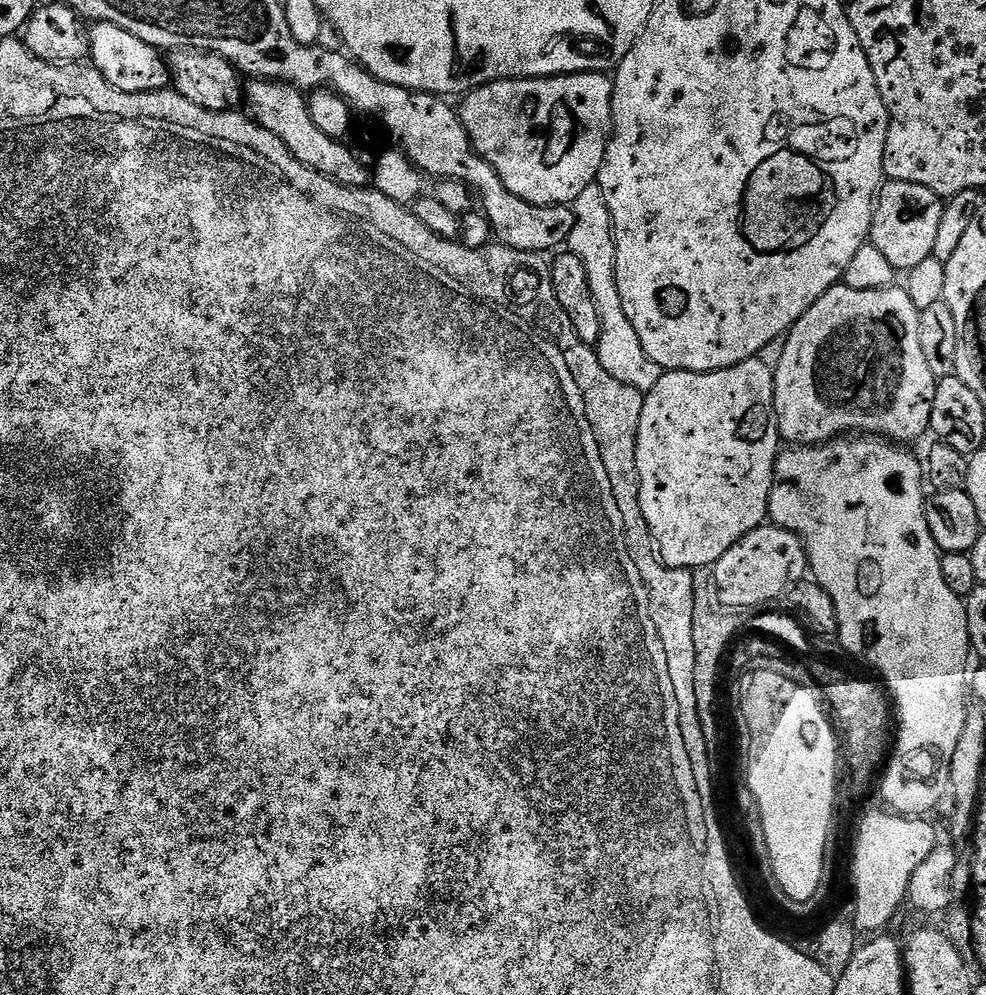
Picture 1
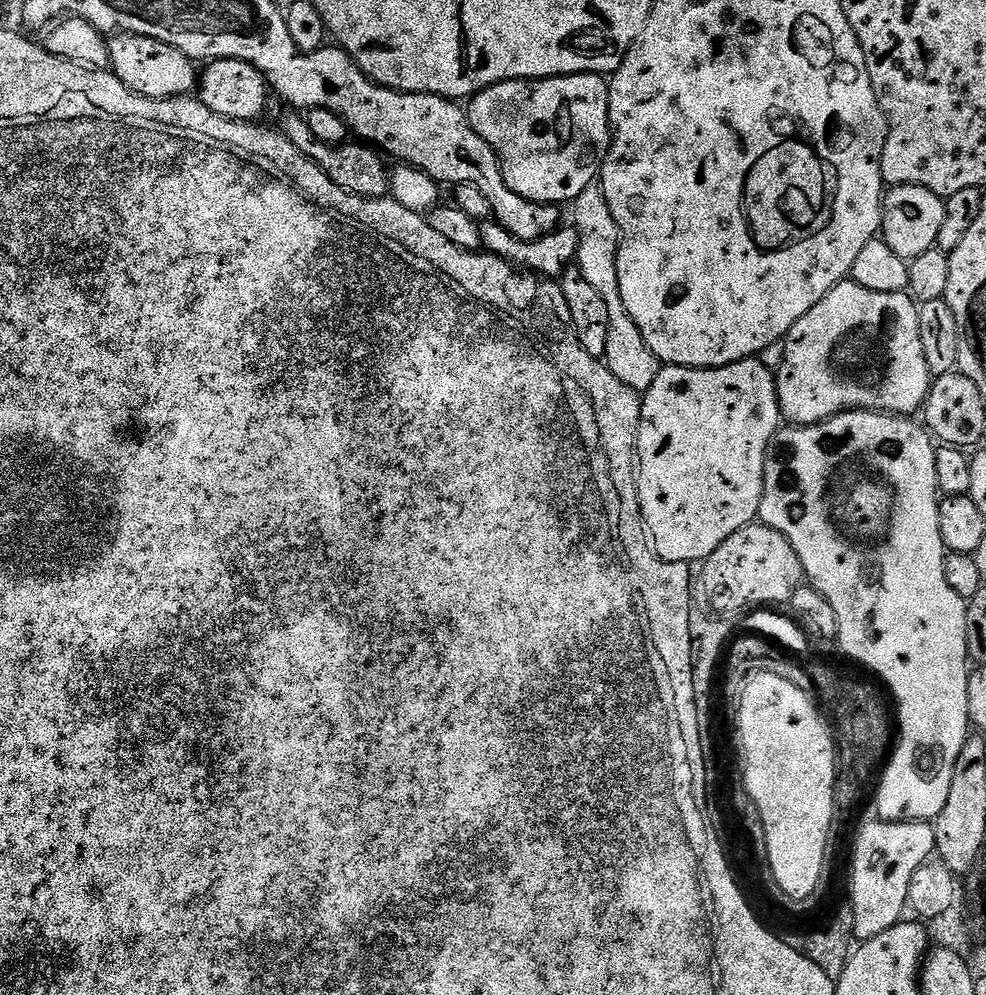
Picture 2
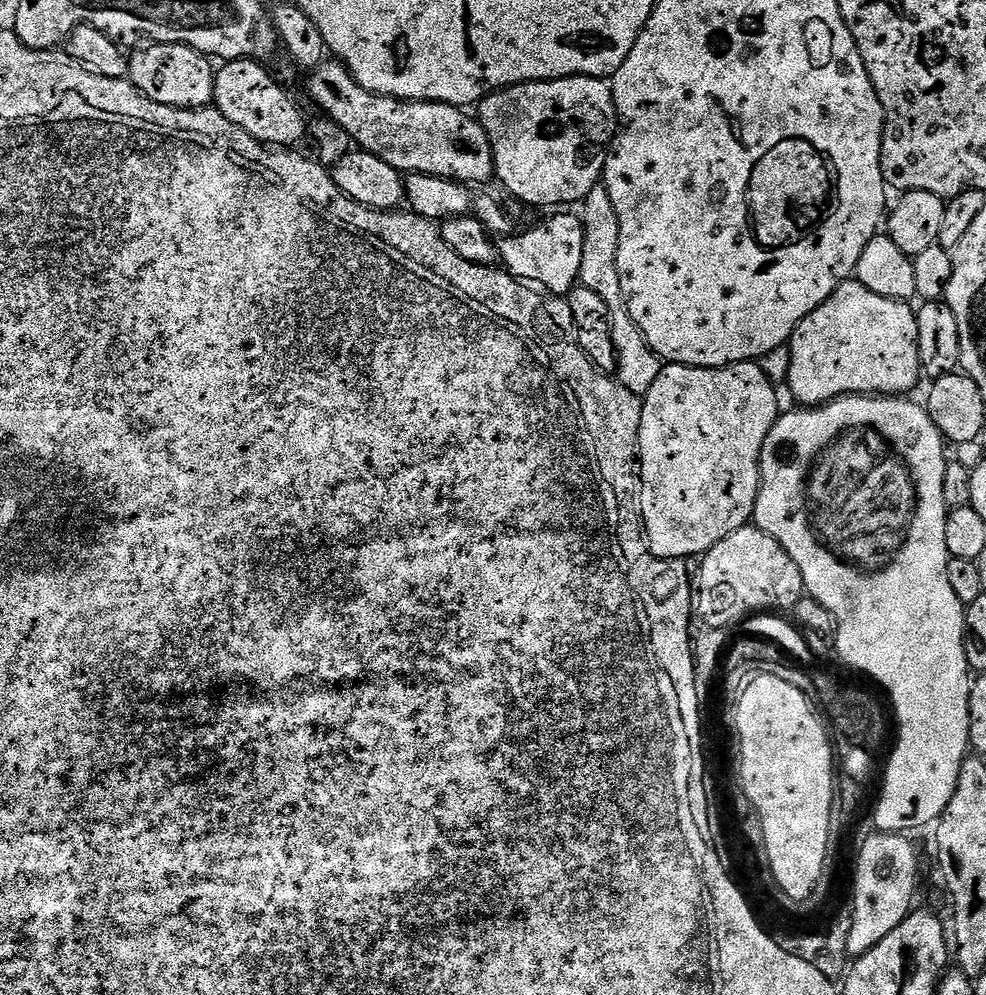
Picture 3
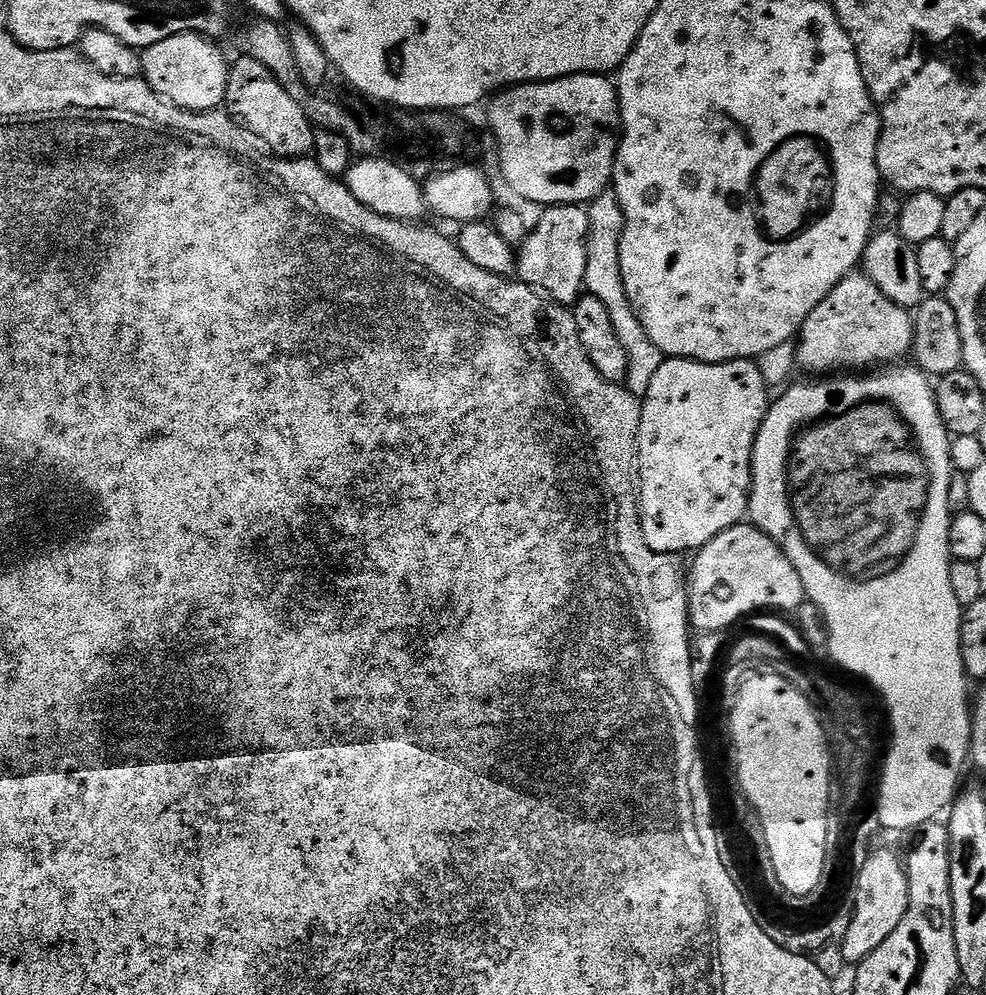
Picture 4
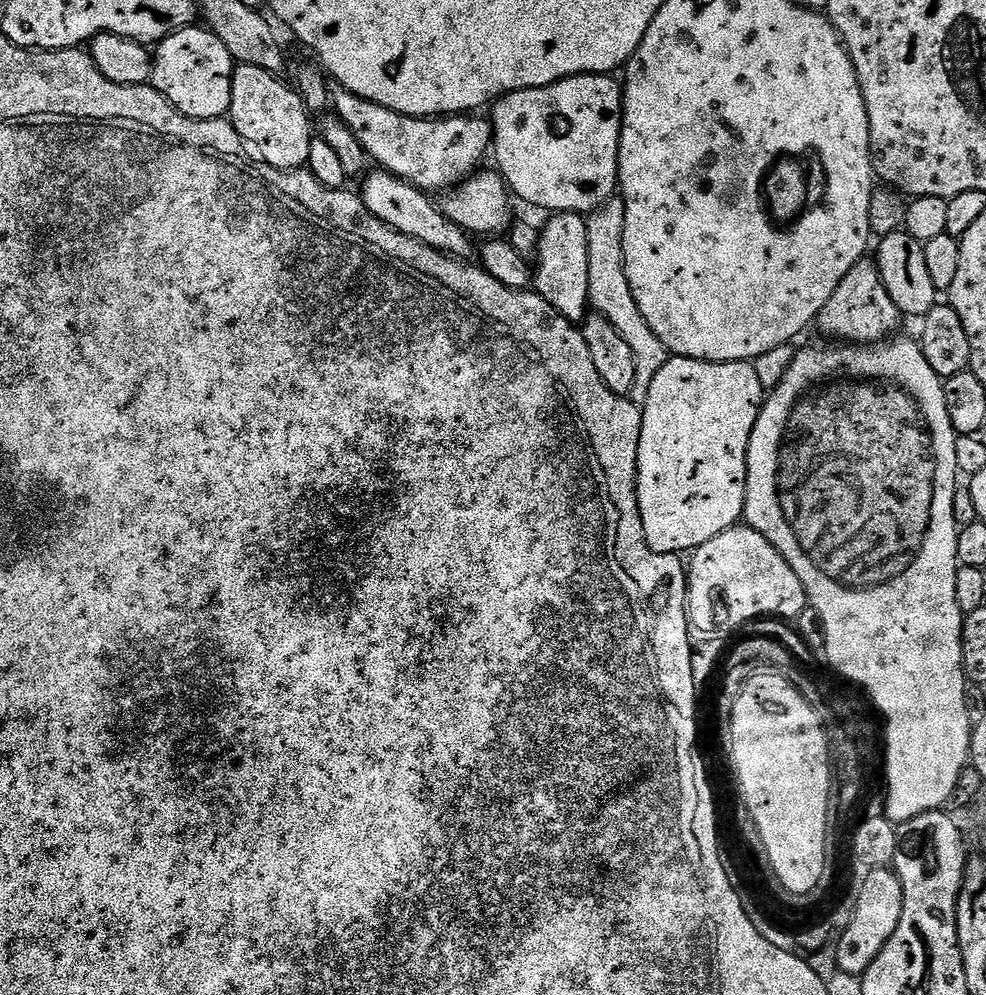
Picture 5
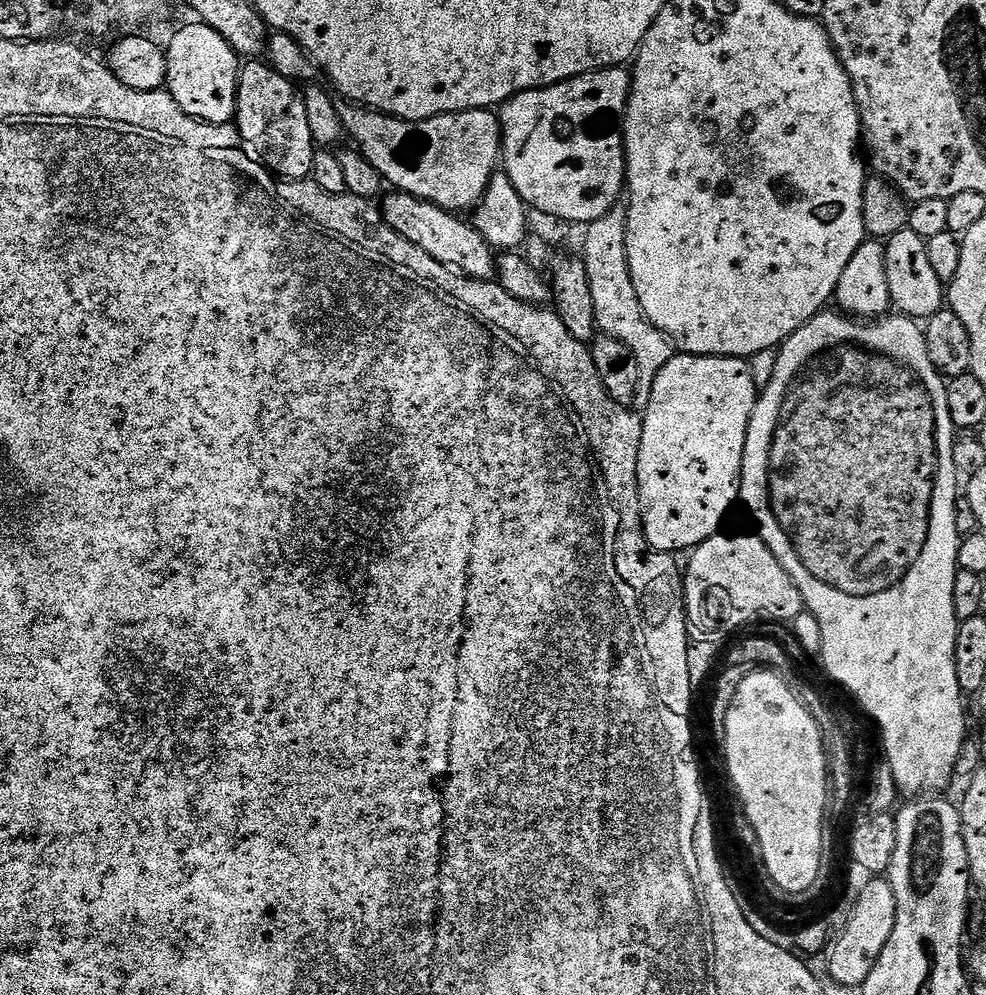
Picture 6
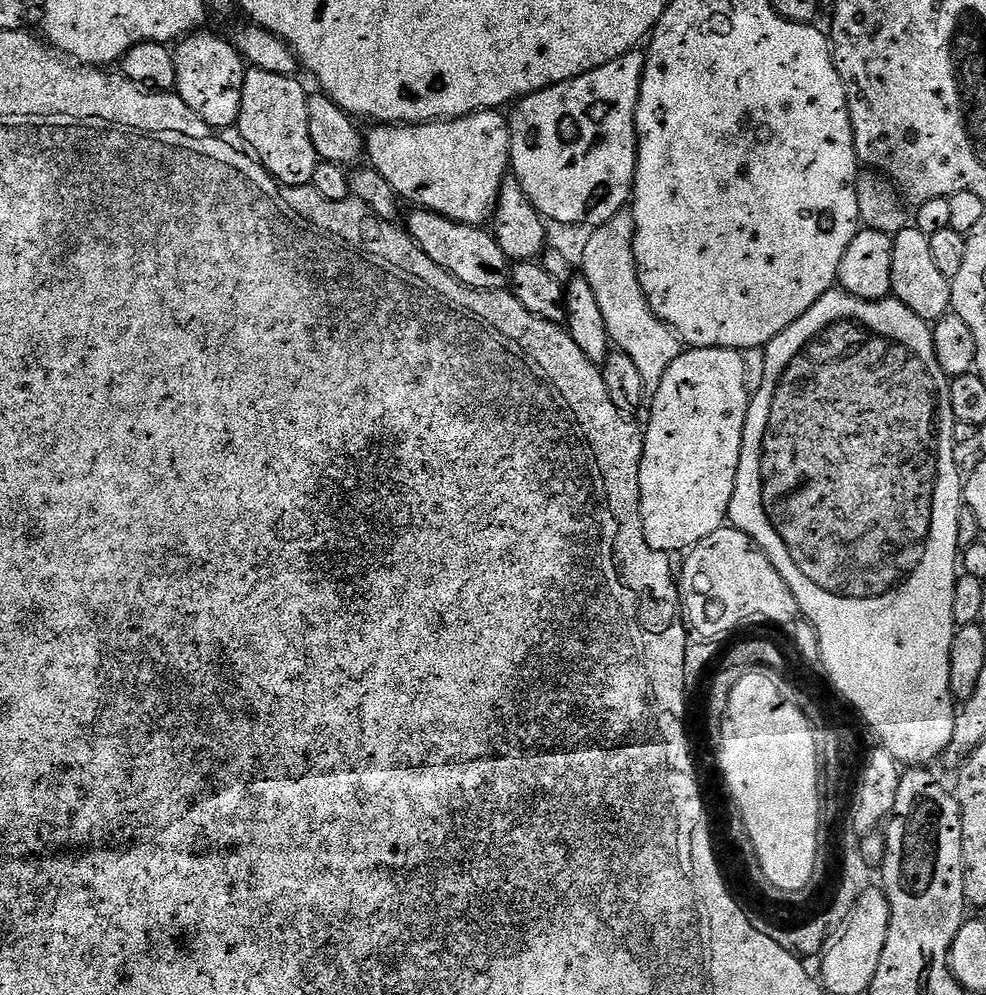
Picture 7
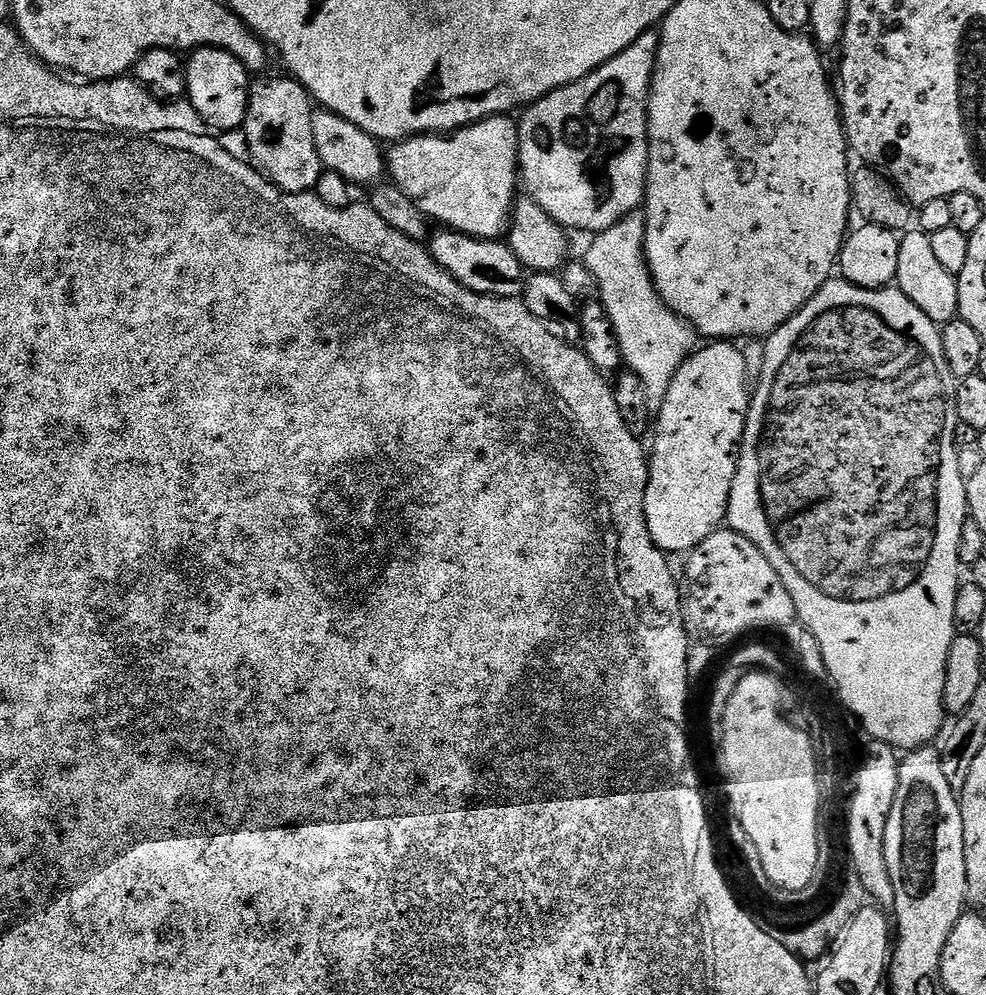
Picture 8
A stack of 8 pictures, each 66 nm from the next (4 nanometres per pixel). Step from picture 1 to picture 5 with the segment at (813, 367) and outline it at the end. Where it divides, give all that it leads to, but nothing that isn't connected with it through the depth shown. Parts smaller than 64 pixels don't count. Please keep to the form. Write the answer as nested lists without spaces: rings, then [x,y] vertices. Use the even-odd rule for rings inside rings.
[[[865,258],[856,264],[842,282],[838,282],[838,290],[830,297],[830,302],[820,312],[818,328],[825,332],[825,337],[836,342],[849,344],[874,344],[878,340],[887,340],[897,331],[902,321],[901,312],[896,309],[890,294],[886,294],[886,286],[880,278],[875,263]]]

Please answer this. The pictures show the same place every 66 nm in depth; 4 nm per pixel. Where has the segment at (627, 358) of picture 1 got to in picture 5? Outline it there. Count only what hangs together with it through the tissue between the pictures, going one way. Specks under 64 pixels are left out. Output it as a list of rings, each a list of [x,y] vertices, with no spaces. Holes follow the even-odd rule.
[[[619,195],[612,196],[603,206],[587,217],[586,250],[589,254],[589,301],[595,311],[600,312],[622,334],[626,346],[630,346],[630,354],[634,354],[636,377],[630,393],[630,399],[639,405],[646,402],[646,394],[650,390],[650,382],[654,382],[654,374],[662,370],[662,366],[670,358],[670,353],[662,346],[662,342],[646,326],[646,318],[638,310],[634,302],[634,294],[630,284],[626,282],[624,255],[622,254],[622,234],[624,233],[624,201]]]

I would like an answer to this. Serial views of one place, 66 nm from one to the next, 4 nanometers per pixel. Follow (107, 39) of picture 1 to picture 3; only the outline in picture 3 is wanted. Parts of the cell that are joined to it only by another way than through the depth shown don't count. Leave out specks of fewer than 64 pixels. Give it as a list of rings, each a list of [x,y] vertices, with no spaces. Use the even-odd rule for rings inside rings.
[[[149,43],[140,47],[144,48],[128,56],[127,79],[142,95],[171,108],[206,108],[213,103],[217,69],[209,57],[185,44]]]

